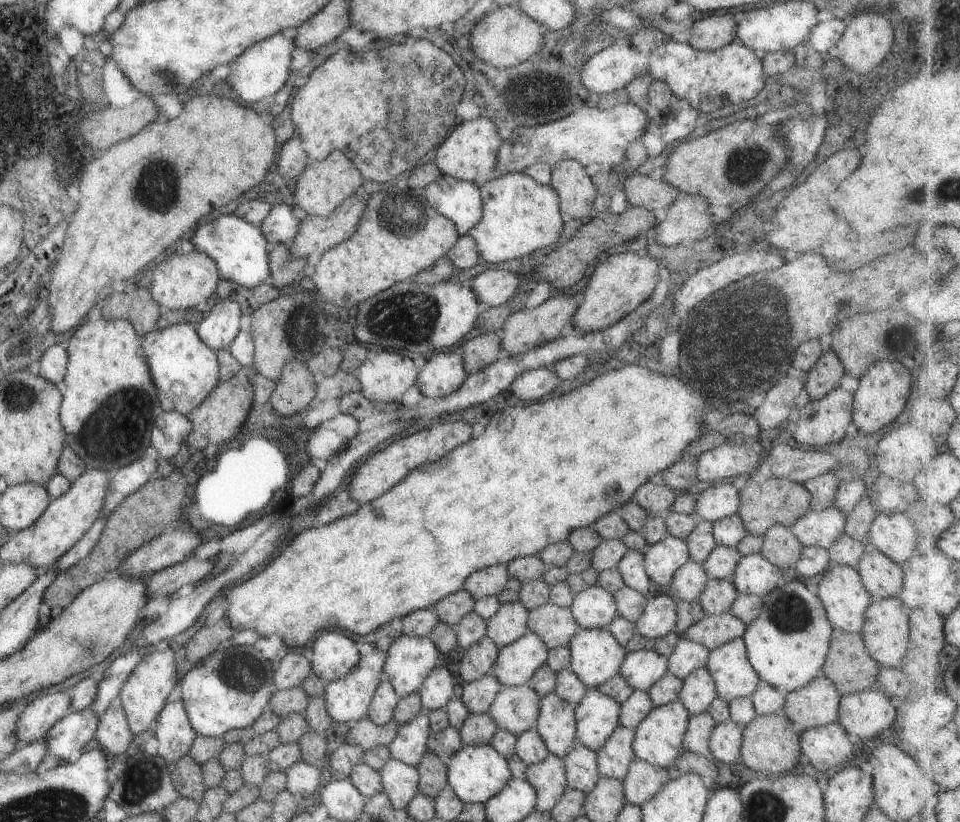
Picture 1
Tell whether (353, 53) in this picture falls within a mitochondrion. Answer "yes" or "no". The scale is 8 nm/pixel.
no

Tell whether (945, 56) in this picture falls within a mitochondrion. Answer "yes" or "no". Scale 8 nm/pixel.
no

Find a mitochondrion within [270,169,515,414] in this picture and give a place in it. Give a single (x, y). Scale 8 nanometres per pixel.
(407, 318)

